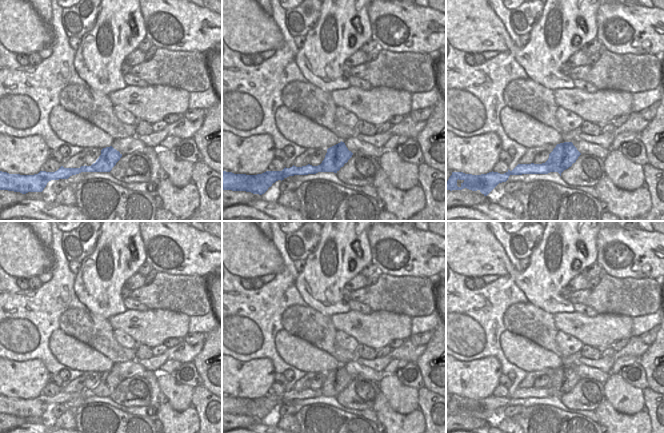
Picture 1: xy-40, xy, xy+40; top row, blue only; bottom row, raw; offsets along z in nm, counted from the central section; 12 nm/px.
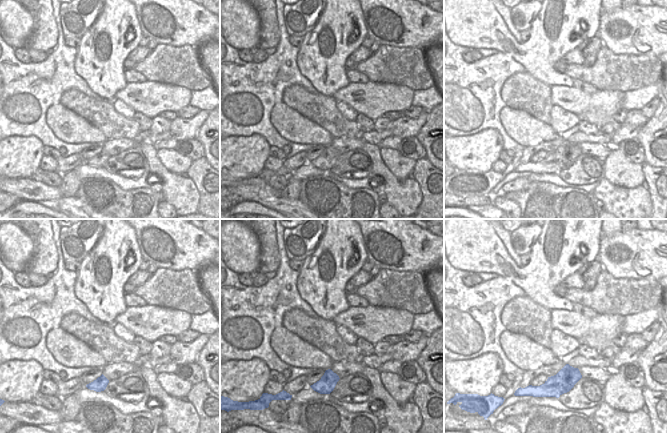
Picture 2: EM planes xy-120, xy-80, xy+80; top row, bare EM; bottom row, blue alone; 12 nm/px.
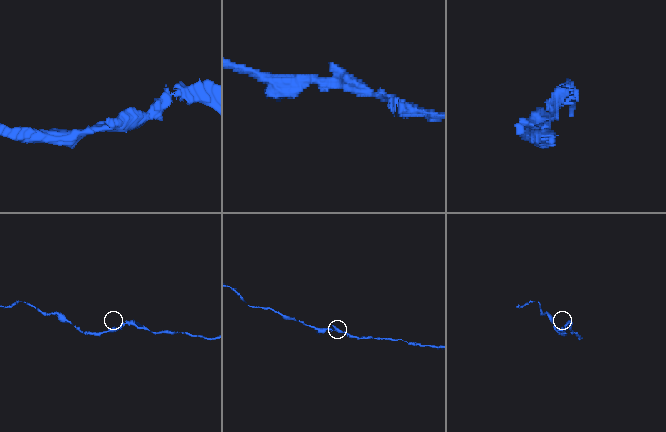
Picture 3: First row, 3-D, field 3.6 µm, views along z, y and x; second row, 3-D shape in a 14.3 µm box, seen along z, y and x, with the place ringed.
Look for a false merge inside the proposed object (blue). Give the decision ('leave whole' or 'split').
leave whole

